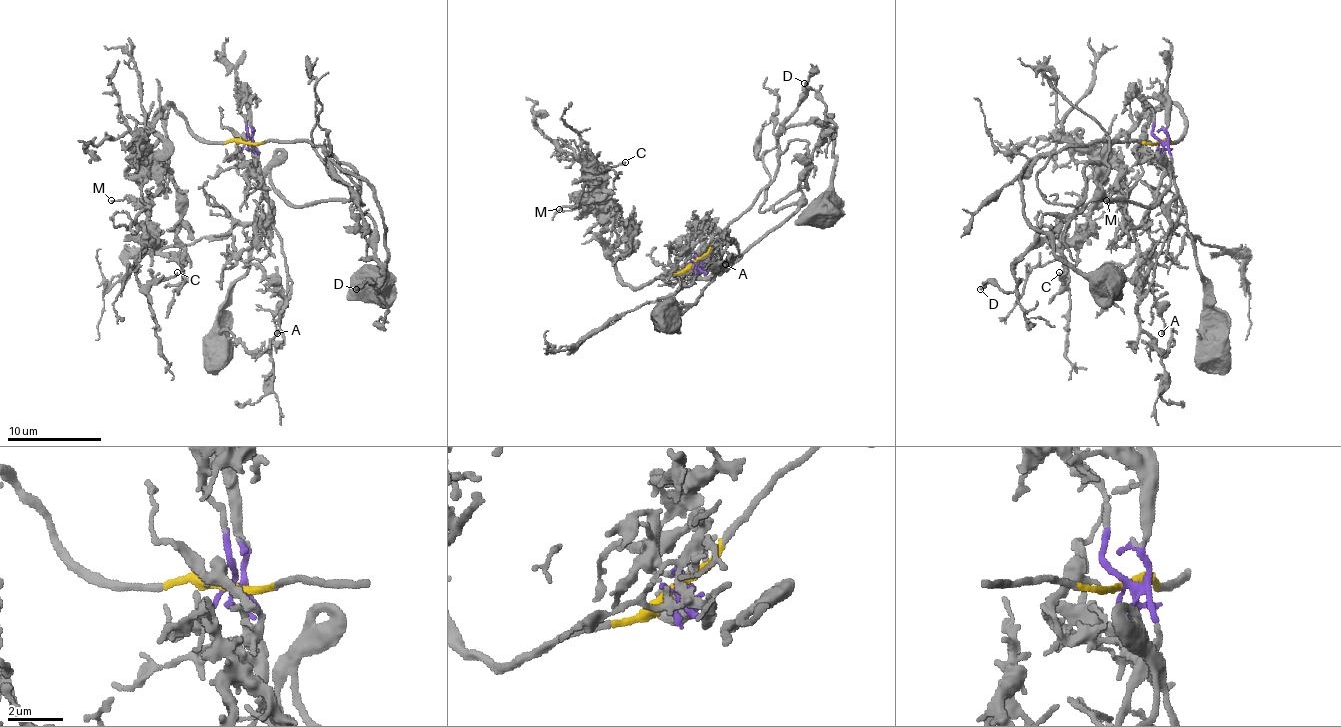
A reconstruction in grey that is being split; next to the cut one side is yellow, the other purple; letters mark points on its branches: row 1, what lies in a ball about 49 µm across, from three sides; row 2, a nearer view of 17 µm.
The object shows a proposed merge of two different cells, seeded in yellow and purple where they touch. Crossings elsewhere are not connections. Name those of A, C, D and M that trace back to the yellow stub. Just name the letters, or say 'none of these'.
C, M

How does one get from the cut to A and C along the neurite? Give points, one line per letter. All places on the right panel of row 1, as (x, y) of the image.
A: (1159, 142), (1170, 151), (1168, 166), (1175, 187), (1170, 227), (1154, 269), (1154, 303), (1163, 319), (1161, 333)
C: (1159, 142), (1185, 133), (1175, 104), (1109, 147), (1090, 222), (1062, 251), (1066, 284), (1059, 272)

